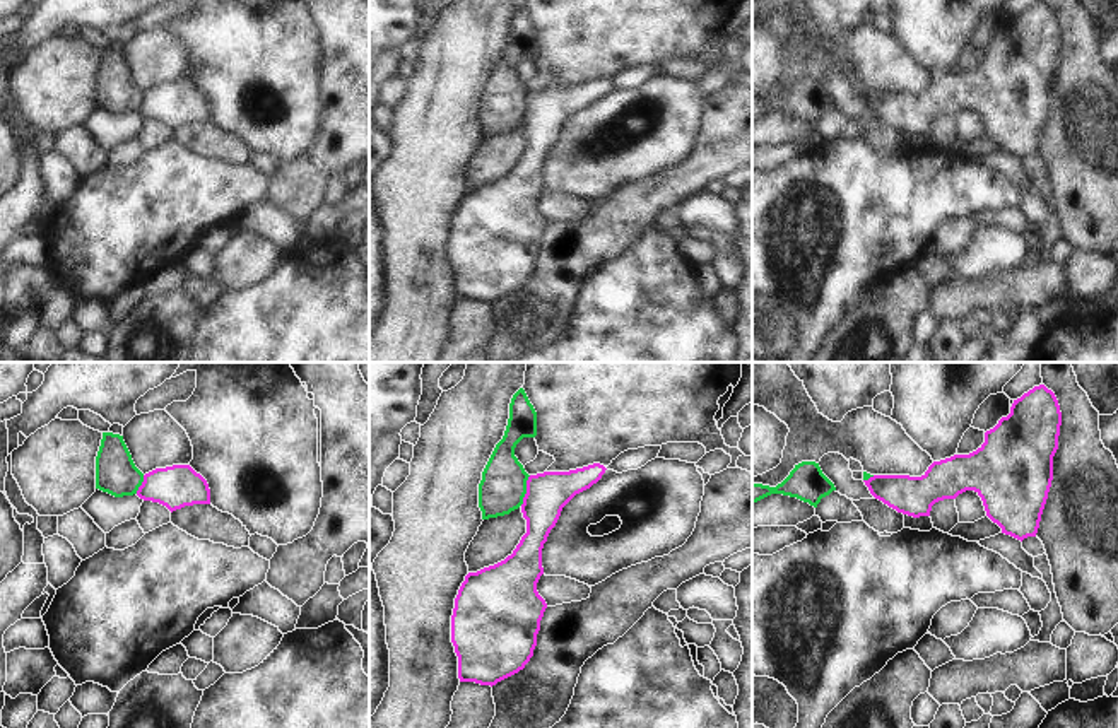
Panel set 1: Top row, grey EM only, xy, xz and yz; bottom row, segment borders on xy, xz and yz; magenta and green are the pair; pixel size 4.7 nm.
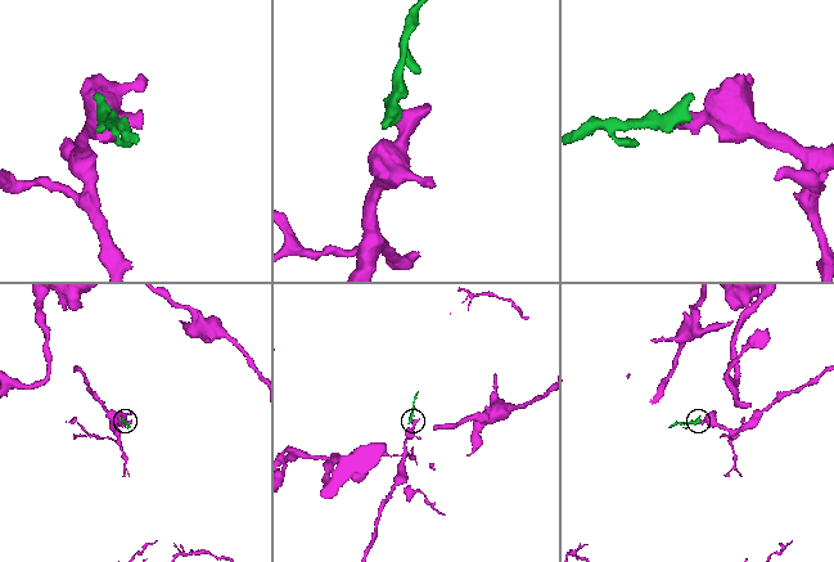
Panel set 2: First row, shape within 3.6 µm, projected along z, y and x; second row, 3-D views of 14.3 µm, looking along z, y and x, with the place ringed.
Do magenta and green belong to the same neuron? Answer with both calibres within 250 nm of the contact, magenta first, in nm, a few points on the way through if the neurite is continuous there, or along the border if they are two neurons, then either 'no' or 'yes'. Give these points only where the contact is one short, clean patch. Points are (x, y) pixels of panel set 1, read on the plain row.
200 nm thick on the magenta side, 220 nm on the other; border along xz (530, 93), (520, 122); no

